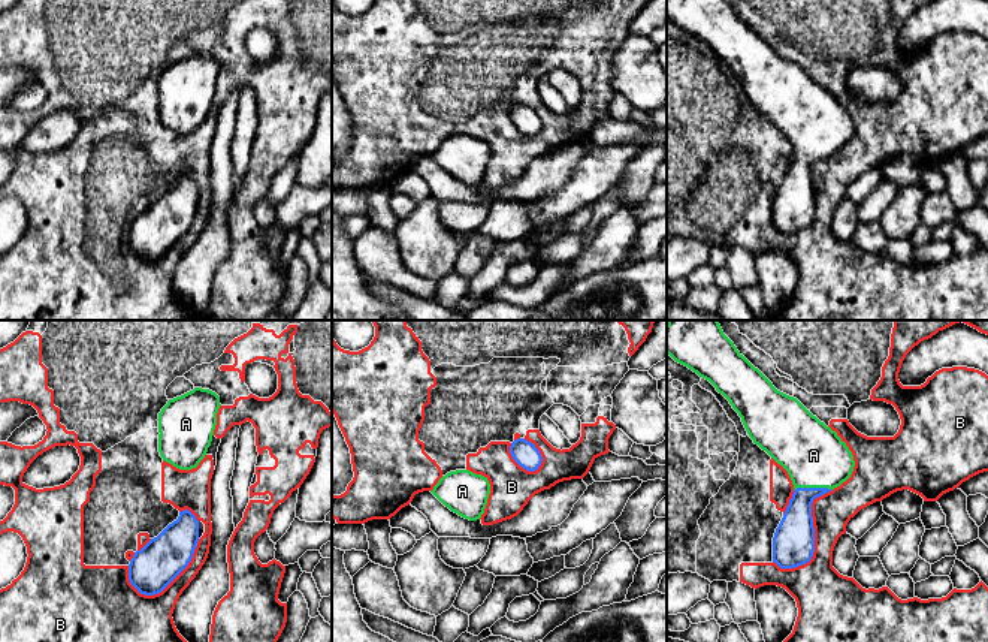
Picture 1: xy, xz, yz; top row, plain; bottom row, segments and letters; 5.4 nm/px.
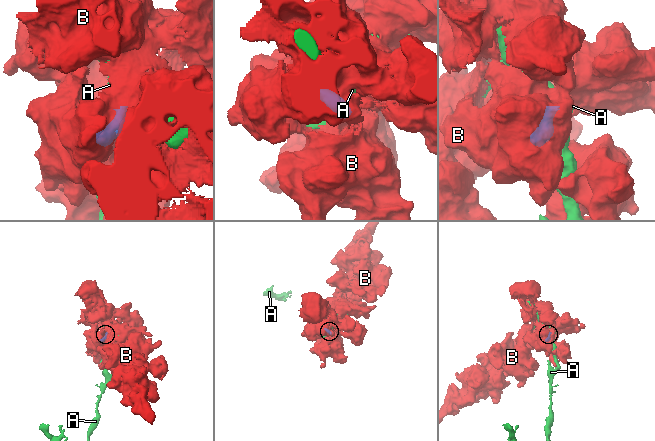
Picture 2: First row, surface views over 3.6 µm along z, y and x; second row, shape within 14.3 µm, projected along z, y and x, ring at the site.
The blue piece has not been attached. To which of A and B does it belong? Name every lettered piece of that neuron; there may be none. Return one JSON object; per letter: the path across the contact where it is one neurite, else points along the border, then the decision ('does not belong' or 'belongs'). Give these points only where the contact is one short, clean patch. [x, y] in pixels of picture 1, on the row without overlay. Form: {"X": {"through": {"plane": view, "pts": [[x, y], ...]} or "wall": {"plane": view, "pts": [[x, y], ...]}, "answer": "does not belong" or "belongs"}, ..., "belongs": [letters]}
{"A": {"through": {"plane": "yz", "pts": [[795, 196], [801, 163], [812, 153], [813, 120]]}, "answer": "belongs"}, "B": {"answer": "does not belong"}, "belongs": ["A"]}

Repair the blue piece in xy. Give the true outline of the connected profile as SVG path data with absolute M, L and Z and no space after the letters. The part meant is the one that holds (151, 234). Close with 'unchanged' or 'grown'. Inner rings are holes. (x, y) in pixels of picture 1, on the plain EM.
M190 175L179 177L176 186L169 189L157 202L136 215L129 229L130 248L145 260L161 257L191 226L199 207L199 186Z; unchanged

